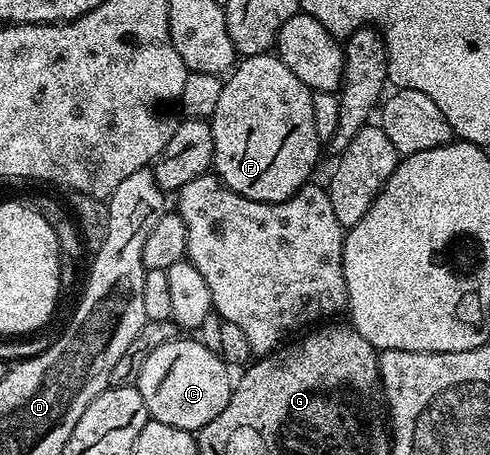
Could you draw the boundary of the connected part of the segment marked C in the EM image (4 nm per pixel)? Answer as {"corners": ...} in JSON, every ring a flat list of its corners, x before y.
{"corners":[[177,337,146,357,134,385,142,393,151,418,162,421,162,425,174,425,174,429,199,433,230,401,234,379,228,376,228,371,229,364,219,354,206,349,199,338]]}

